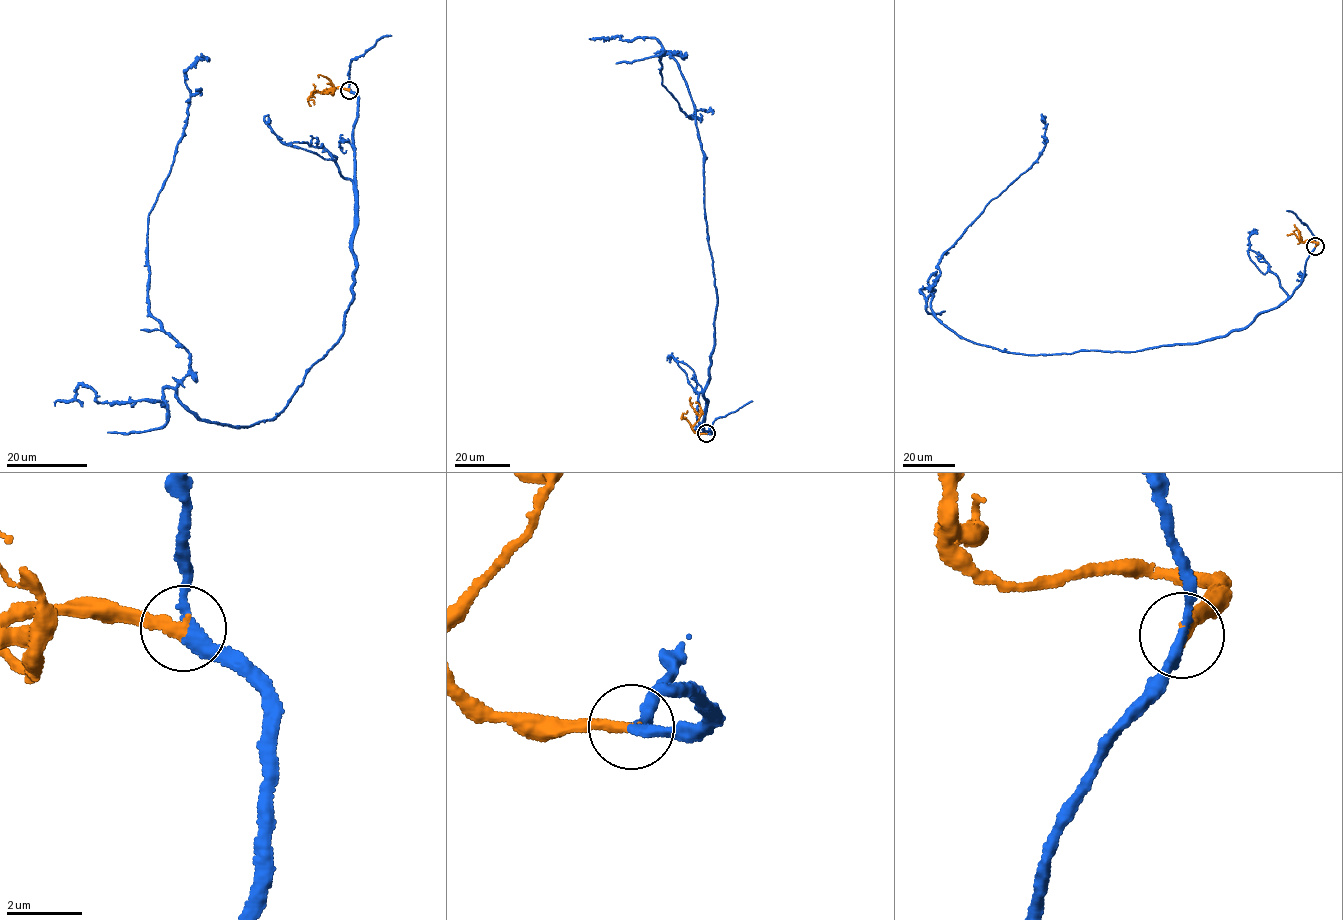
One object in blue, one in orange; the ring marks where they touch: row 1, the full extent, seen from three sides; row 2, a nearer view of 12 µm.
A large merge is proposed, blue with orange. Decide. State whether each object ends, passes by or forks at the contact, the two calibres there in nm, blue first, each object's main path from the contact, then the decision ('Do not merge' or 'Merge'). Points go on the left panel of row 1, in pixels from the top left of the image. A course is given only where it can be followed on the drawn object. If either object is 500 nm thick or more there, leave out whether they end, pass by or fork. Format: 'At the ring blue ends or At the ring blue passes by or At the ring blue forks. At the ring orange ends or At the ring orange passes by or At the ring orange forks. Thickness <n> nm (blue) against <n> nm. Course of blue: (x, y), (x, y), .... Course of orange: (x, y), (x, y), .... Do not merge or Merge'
At the ring blue passes by. At the ring orange ends. Thickness 280 nm (blue) against 320 nm. Course of blue: (349, 89), (344, 328), (274, 419), (208, 422), (176, 395), (188, 350), (149, 308), (146, 254), (200, 53). Course of orange: (348, 89), (328, 89), (332, 94), (314, 91), (310, 93), (312, 97). Merge

